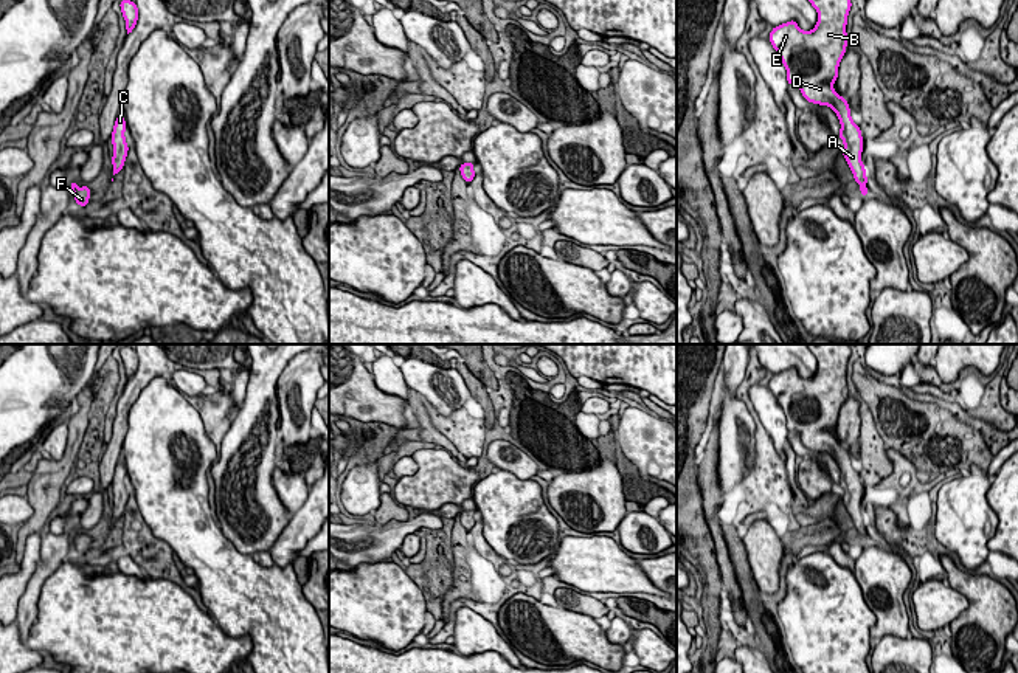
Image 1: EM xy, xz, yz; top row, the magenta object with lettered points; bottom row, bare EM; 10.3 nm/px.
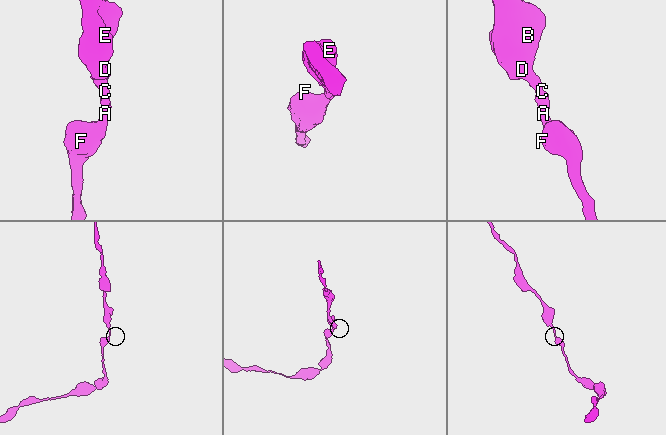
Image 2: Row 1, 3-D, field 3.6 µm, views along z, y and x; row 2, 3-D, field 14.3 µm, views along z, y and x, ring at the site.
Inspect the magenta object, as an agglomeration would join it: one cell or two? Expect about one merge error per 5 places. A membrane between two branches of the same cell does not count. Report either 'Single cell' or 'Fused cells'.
Single cell

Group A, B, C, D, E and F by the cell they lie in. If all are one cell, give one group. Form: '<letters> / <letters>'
A B C D E F

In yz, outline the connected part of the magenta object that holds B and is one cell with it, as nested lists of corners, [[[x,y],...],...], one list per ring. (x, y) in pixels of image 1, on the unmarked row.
[[[807,344],[818,360],[816,374],[802,378],[796,368],[774,374],[768,383],[785,417],[788,433],[798,433],[805,448],[829,453],[840,467],[843,502],[854,527],[861,533],[860,543],[867,541],[866,515],[861,509],[861,476],[852,468],[847,448],[840,443],[833,430],[847,394],[847,363],[852,355],[849,344]]]

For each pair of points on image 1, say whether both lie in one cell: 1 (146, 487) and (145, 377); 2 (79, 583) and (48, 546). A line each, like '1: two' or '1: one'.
1: two
2: two

